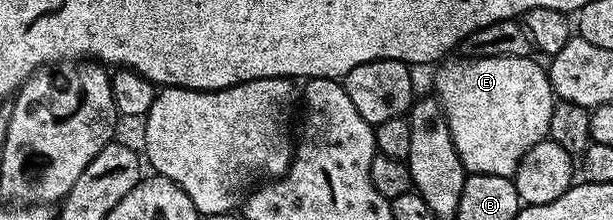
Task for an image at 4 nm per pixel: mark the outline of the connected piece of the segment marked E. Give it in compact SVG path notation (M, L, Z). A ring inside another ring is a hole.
M457 56L454 58L454 62L446 61L440 67L442 70L437 74L435 94L442 110L445 111L445 119L455 148L461 157L461 163L469 174L494 174L512 178L517 173L523 156L531 148L535 148L535 144L546 141L549 133L555 95L546 67L540 66L536 62L538 59L533 56L527 58L512 58L511 56L462 58Z

